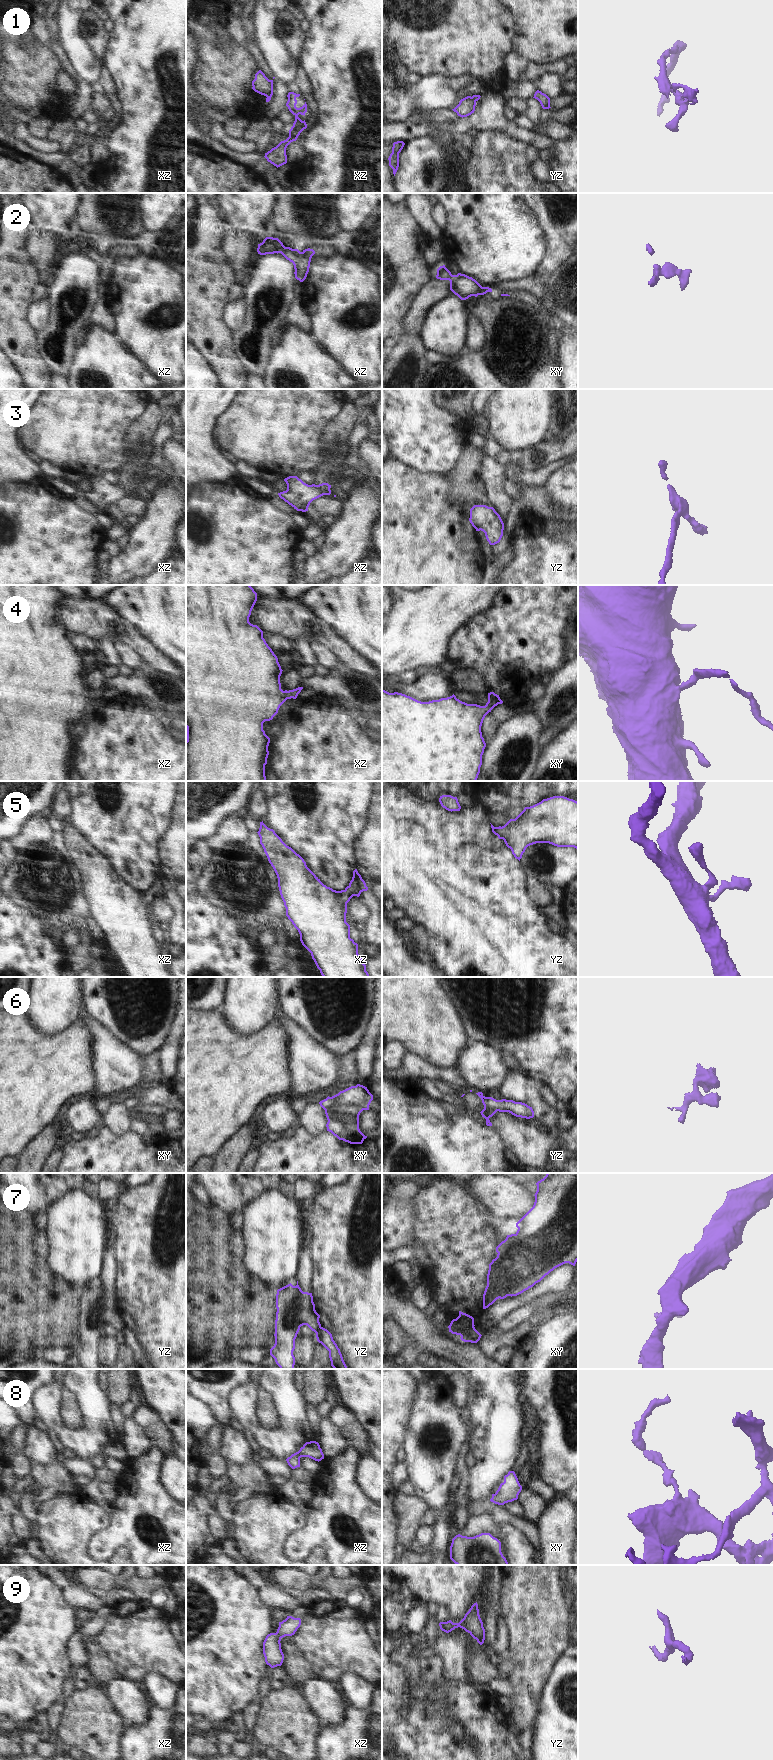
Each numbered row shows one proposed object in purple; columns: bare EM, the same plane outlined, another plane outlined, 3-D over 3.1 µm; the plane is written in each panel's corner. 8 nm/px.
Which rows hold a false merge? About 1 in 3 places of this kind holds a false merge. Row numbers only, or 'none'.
1, 7

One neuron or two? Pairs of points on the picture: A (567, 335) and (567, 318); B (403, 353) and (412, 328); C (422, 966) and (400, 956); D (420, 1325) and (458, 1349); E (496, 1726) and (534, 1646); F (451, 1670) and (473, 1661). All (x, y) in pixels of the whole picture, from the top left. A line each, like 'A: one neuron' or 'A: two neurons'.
A: two neurons
B: two neurons
C: one neuron
D: one neuron
E: two neurons
F: two neurons

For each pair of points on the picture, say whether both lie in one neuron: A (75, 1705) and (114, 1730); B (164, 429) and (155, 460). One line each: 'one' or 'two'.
A: one
B: one

